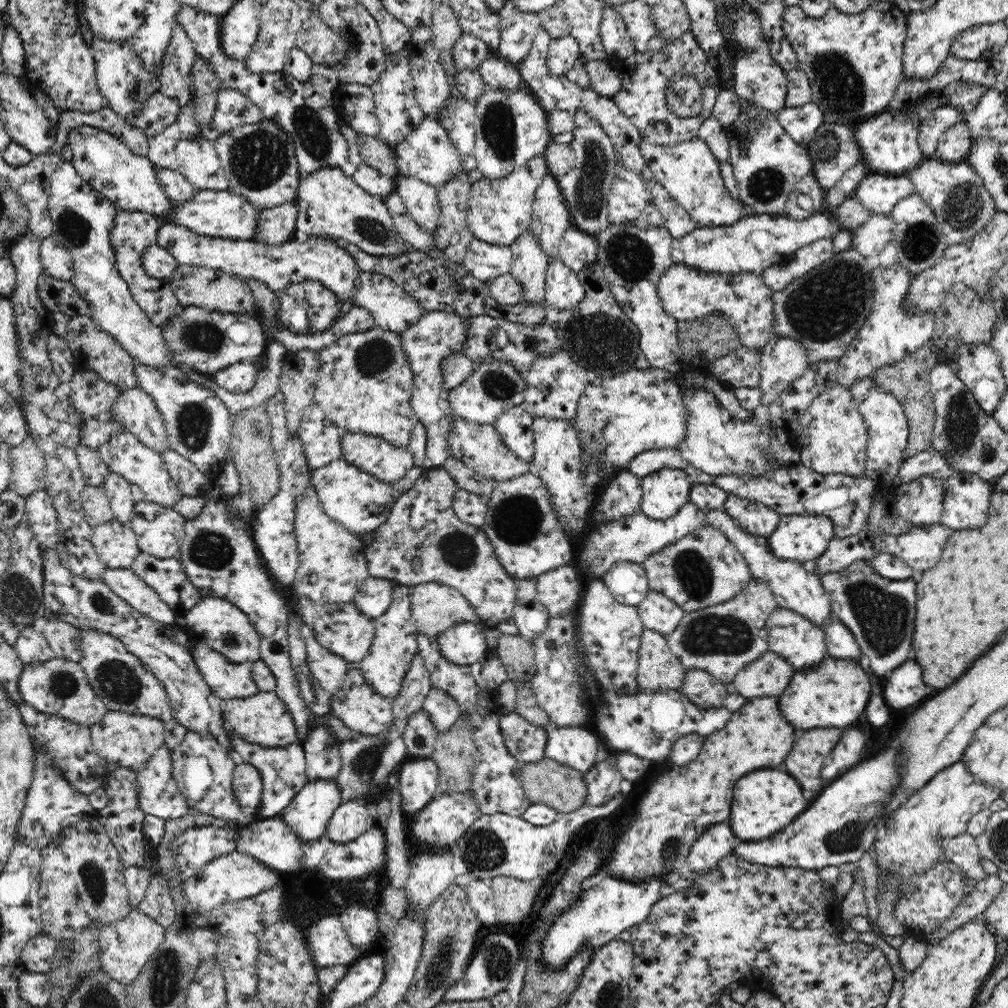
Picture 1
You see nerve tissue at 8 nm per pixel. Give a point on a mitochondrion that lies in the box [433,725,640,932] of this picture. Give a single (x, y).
(485, 851)

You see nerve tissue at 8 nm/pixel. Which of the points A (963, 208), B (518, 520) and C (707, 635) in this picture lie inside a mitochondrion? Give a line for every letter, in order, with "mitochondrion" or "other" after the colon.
A: mitochondrion
B: mitochondrion
C: mitochondrion

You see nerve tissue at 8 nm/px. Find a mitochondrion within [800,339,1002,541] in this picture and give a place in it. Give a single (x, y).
(960, 431)

